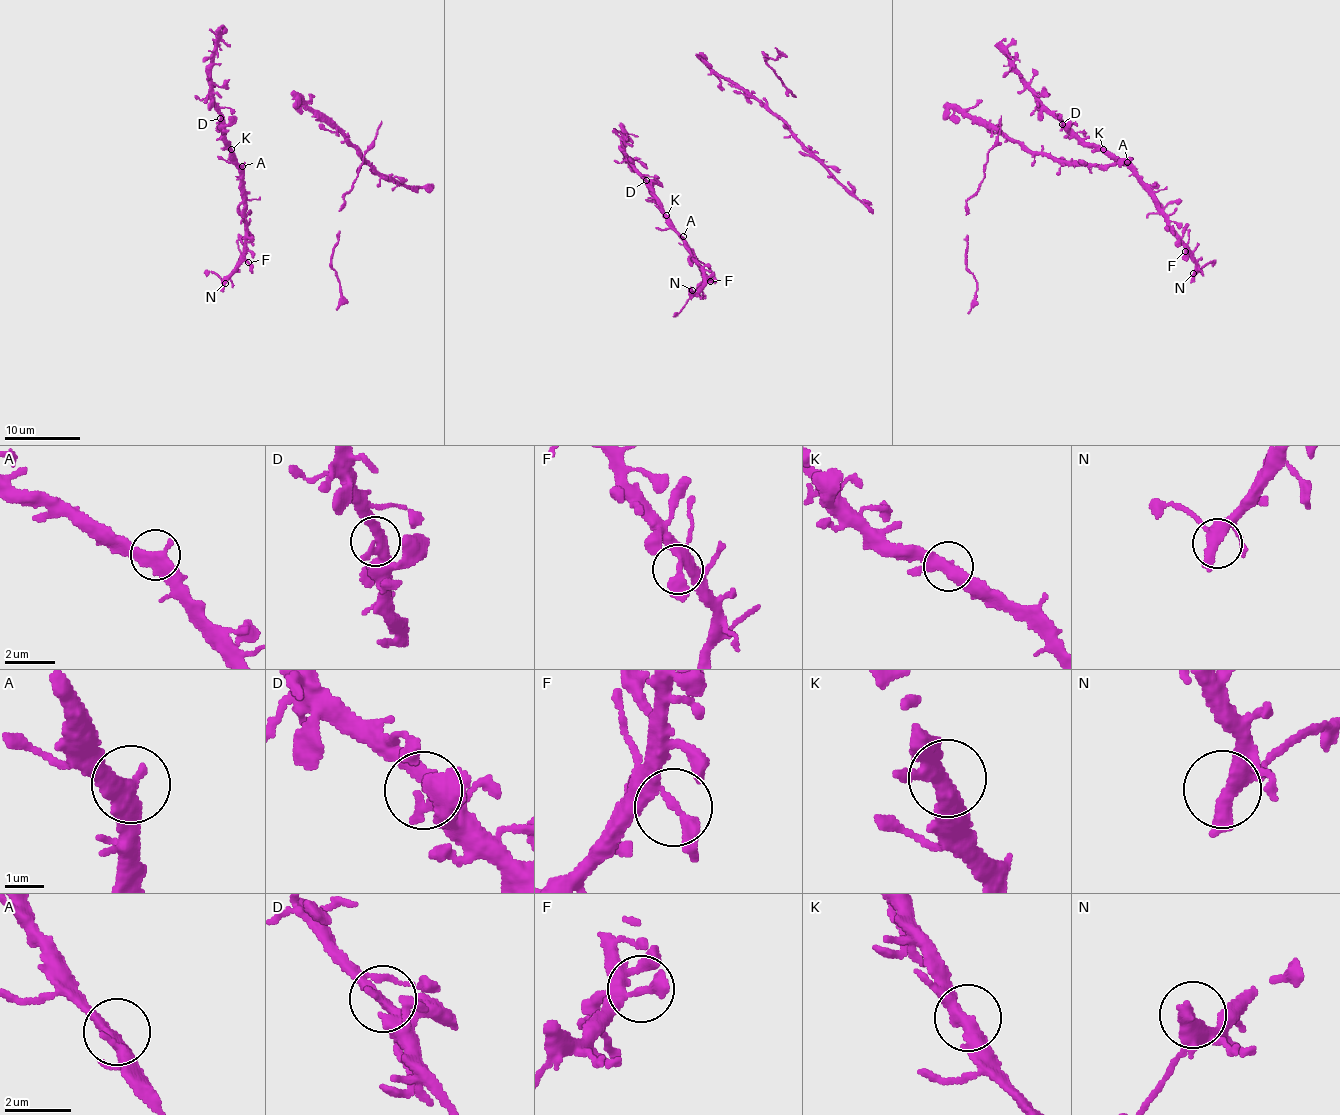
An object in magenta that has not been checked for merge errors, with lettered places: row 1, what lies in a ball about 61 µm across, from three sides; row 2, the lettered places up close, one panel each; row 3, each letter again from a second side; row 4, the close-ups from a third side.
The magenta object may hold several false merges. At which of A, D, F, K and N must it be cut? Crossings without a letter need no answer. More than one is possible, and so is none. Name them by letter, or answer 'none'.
none

